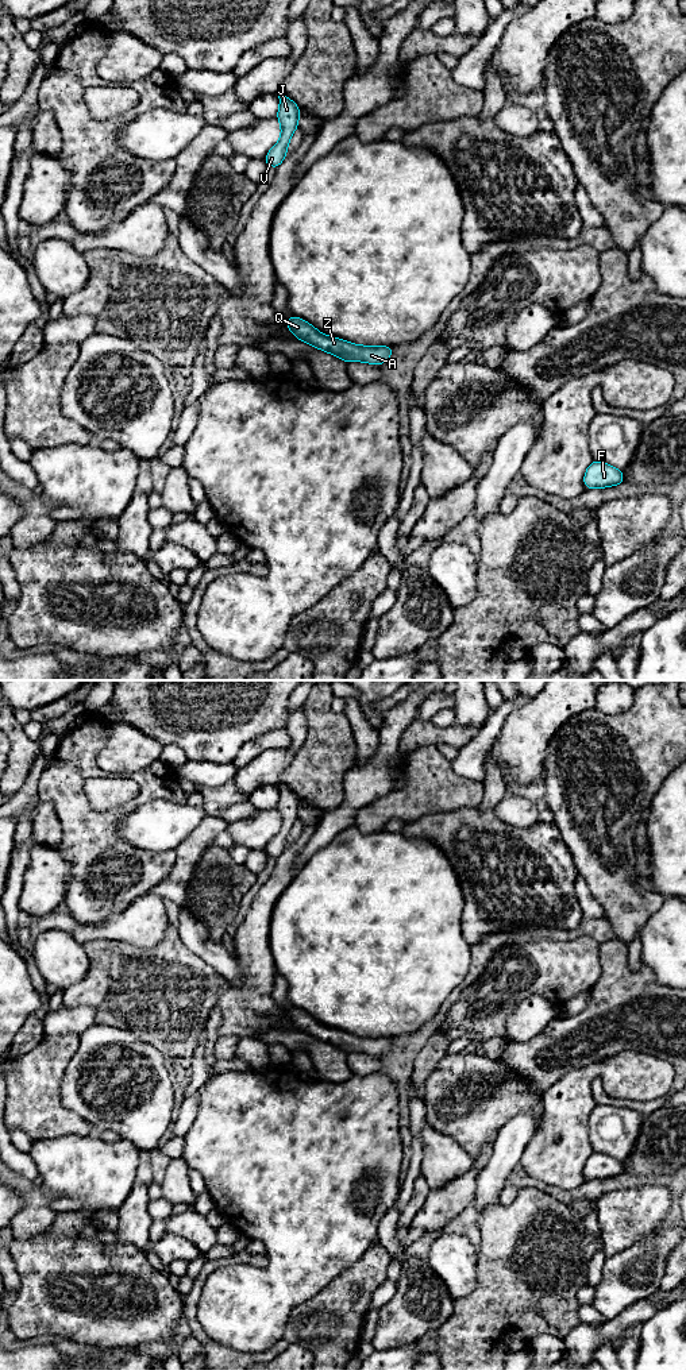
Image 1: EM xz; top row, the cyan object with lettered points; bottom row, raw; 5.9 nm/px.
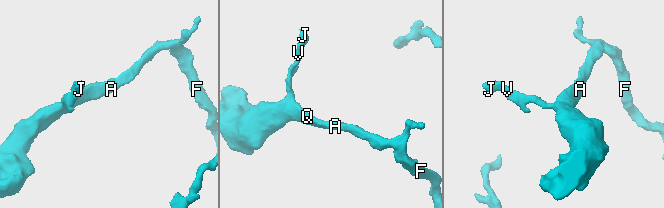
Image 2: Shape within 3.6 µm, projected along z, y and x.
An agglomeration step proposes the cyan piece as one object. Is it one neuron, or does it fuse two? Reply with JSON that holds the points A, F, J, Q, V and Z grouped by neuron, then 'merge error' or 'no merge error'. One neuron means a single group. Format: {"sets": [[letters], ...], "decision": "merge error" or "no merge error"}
{"sets": [["A", "F", "J", "Q", "V", "Z"]], "decision": "no merge error"}

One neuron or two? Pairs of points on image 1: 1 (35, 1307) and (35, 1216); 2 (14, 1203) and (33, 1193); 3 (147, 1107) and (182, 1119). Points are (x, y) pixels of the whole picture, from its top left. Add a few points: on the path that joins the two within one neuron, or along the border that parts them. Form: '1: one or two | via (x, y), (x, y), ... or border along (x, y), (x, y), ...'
1: two | border along (45, 1230), (29, 1238), (15, 1239)
2: two | border along (14, 1189), (23, 1200), (22, 1210), (14, 1218)
3: two | border along (174, 1118), (169, 1129)

